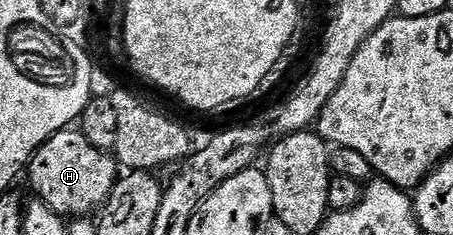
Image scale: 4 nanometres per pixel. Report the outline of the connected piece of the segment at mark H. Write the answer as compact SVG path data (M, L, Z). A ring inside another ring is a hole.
M78 129L56 133L30 159L28 176L38 190L37 198L47 203L63 217L90 217L105 204L114 184L120 178L120 167L115 156L101 151L88 141Z

